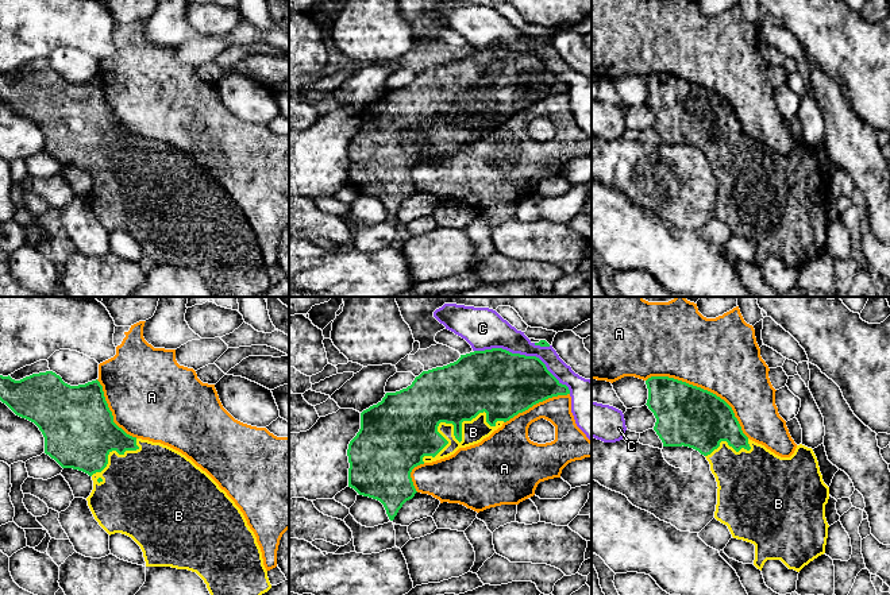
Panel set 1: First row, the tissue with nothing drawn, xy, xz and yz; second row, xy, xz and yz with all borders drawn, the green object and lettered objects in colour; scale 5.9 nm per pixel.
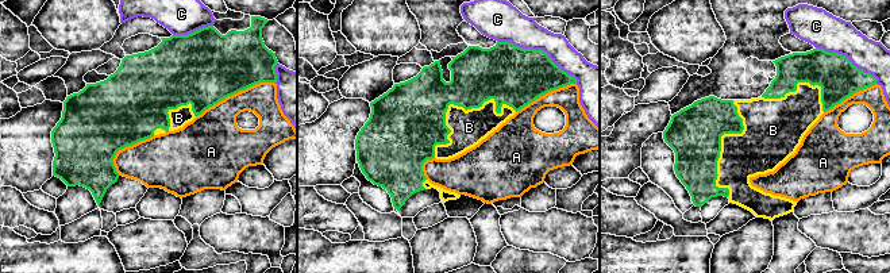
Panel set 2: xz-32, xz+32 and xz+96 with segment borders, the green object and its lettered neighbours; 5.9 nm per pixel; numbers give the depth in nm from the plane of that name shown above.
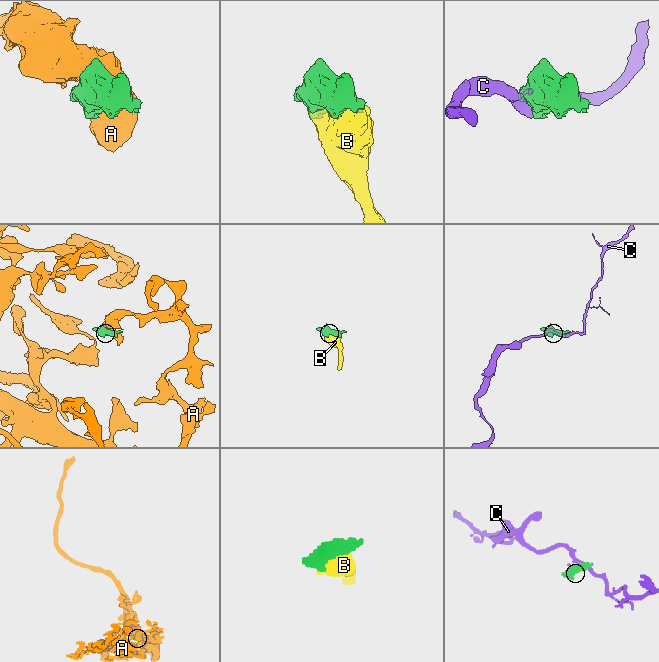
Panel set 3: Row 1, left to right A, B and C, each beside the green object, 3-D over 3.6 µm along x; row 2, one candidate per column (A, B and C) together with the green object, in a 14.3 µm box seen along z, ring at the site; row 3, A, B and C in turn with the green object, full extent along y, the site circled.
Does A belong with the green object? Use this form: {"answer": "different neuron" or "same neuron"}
{"answer": "different neuron"}

